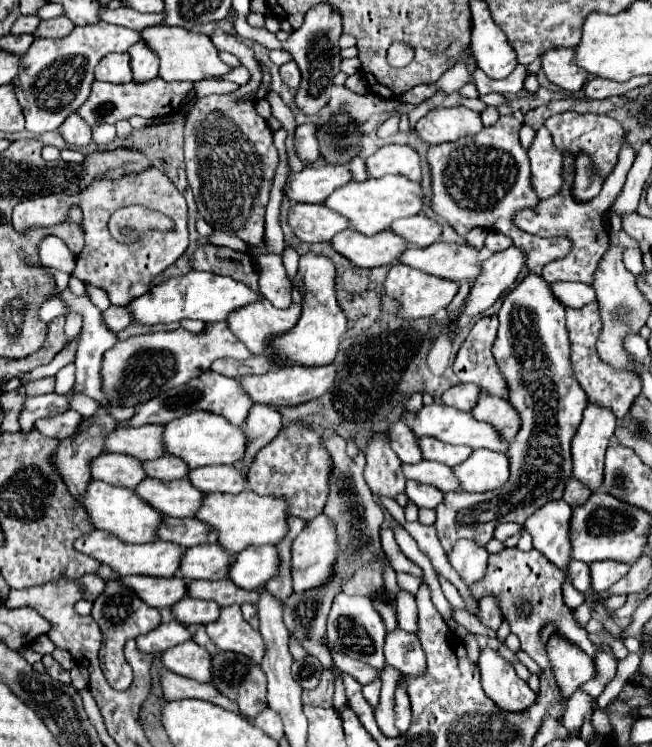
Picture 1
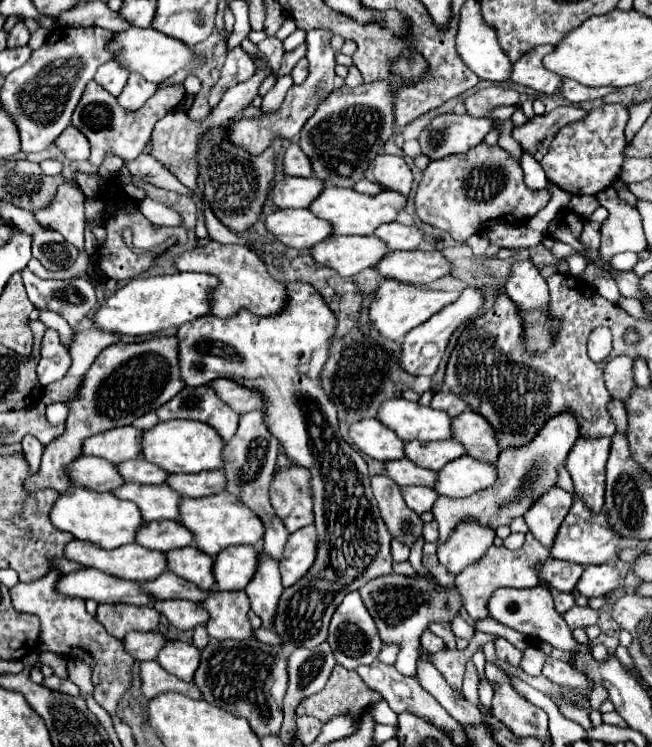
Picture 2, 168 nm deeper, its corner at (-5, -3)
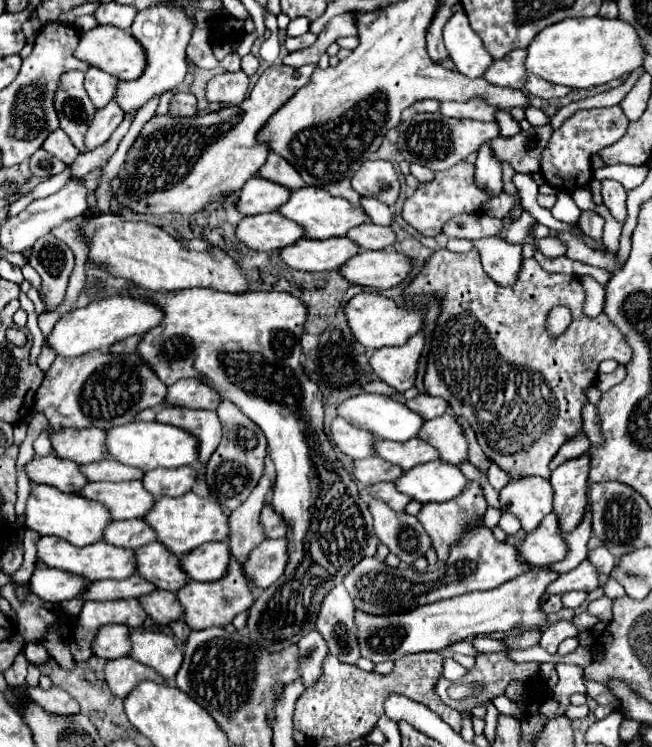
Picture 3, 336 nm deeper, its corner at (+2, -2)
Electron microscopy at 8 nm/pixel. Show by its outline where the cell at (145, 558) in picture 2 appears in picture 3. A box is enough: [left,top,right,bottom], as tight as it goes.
[36,537,134,581]

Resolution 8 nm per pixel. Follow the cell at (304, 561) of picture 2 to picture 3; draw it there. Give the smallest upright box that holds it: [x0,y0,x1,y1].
[244,539,288,589]

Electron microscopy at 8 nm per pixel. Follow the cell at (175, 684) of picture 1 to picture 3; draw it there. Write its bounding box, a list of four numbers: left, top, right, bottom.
[104,657,164,697]

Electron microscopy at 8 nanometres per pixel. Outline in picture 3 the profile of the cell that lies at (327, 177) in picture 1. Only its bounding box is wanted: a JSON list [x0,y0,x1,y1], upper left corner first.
[236,177,292,215]

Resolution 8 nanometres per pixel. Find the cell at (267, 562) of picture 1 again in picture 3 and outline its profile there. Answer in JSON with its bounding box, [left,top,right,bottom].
[182,541,230,581]

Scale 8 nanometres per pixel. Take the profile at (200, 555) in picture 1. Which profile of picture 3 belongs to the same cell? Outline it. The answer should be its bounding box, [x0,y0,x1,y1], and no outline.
[134,541,188,591]

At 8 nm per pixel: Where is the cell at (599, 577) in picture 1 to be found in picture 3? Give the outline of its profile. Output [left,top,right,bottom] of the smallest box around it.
[548,559,598,593]

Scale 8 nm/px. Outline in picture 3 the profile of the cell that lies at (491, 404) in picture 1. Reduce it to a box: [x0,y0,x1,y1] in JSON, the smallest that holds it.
[418,413,468,465]

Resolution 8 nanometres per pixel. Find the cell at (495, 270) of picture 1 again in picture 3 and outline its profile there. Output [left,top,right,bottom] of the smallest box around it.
[370,333,424,395]

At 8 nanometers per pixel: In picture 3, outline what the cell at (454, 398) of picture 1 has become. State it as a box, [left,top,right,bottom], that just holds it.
[404,393,448,421]

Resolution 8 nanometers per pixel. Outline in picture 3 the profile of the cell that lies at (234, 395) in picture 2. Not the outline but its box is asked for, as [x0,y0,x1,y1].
[164,379,220,411]

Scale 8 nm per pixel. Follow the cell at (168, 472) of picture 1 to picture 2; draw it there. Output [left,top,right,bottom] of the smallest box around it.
[117,458,169,484]

